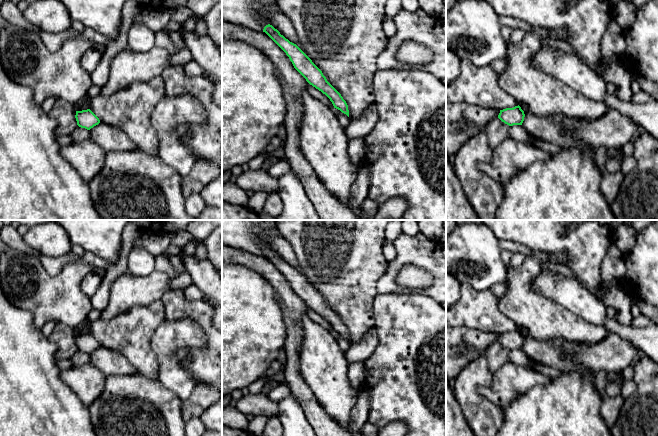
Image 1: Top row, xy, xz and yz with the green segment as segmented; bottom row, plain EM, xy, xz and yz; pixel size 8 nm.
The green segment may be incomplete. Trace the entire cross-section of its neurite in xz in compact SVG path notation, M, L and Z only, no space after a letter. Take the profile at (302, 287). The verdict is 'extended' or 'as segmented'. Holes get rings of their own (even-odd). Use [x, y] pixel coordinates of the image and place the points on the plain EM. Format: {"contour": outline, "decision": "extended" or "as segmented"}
{"contour": "M270 248L264 251L263 256L286 277L294 292L310 309L325 318L332 326L334 332L349 341L348 329L341 318L327 305L322 295L296 268L286 263Z", "decision": "as segmented"}

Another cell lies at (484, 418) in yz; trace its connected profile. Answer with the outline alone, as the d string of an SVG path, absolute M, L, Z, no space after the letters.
M482 356L468 363L460 371L452 389L461 411L475 436L497 436L504 420L502 407L495 405L481 393L483 387L492 385L492 379L493 374L489 370L488 361Z

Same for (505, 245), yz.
M499 240L499 246L501 251L510 251L511 253L519 252L525 257L535 254L535 251L531 250L529 247L513 241Z

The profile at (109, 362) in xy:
M100 346L89 355L90 364L100 370L105 376L138 373L125 356L117 351Z

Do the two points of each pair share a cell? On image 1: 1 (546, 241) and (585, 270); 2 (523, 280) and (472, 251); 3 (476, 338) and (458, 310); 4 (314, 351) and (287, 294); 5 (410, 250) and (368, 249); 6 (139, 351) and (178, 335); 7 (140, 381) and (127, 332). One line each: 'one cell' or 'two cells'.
1: one cell
2: two cells
3: two cells
4: two cells
5: two cells
6: two cells
7: two cells

